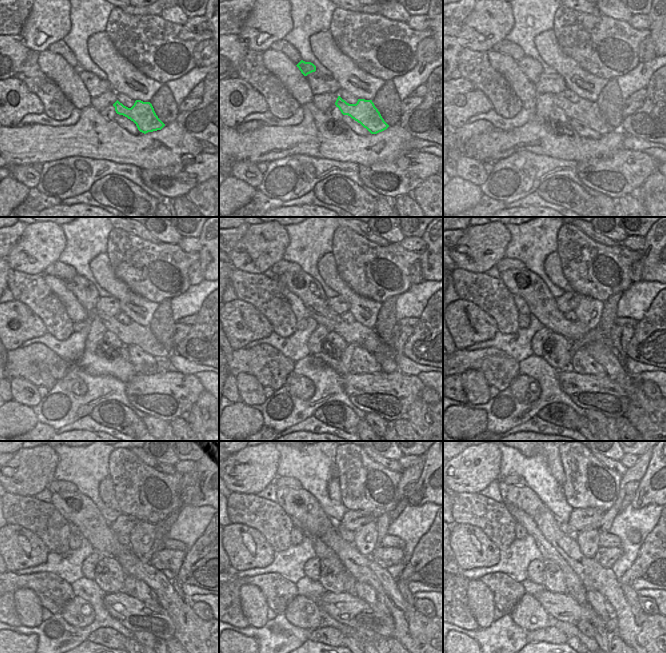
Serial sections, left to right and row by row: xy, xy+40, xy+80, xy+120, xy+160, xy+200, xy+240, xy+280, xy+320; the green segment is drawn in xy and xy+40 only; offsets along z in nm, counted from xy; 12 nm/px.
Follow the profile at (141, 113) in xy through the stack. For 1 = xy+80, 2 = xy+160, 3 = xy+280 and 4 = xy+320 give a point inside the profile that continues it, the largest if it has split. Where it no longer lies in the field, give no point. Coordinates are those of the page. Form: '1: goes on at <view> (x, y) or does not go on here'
1: goes on at xy+80 (585, 111)
2: goes on at xy+160 (304, 286)
3: goes on at xy+280 (299, 504)
4: goes on at xy+320 (523, 498)

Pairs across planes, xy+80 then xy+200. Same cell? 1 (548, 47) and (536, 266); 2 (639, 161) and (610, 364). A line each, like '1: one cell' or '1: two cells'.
1: two cells
2: two cells

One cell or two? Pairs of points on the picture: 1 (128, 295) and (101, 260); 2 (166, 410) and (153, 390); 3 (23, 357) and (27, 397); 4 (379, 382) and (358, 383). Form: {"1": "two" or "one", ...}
{"1": "one", "2": "one", "3": "two", "4": "one"}

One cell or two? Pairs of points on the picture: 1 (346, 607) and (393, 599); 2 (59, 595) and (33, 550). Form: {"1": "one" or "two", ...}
{"1": "two", "2": "two"}

